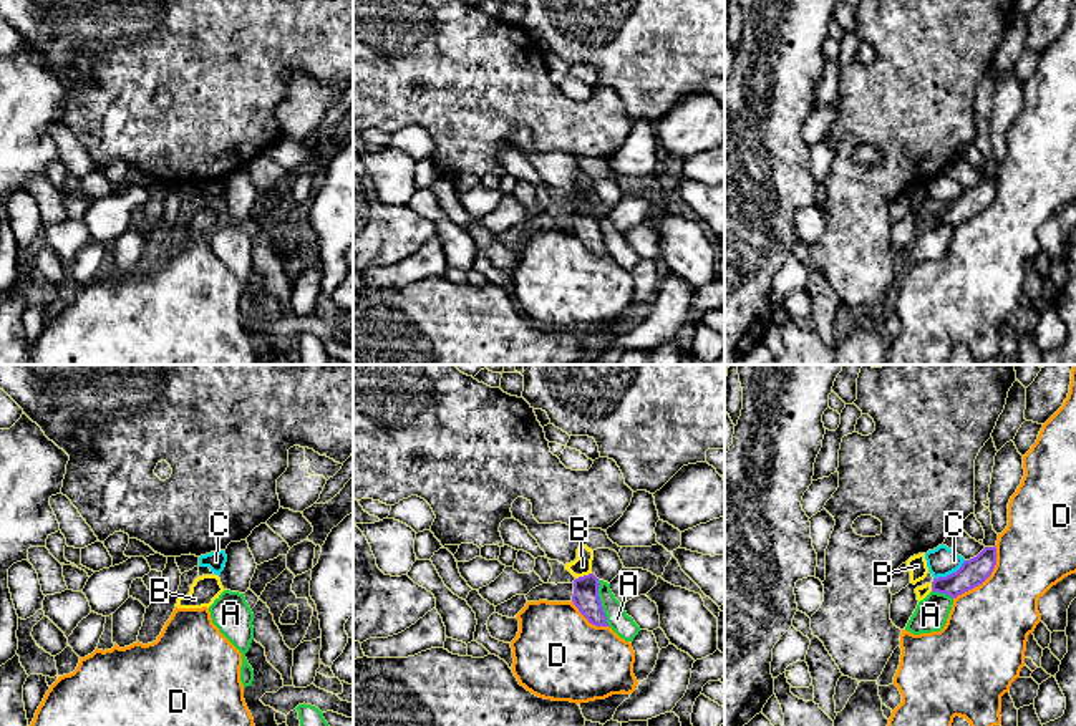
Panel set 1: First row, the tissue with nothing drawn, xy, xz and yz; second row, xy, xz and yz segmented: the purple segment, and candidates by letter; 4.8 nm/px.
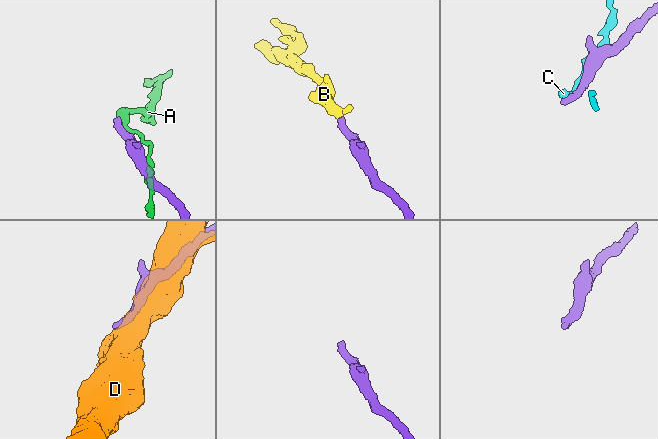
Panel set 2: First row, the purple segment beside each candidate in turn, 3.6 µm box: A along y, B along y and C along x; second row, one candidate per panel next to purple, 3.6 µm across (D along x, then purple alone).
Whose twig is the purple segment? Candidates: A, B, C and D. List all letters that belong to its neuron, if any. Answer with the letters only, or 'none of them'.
B

